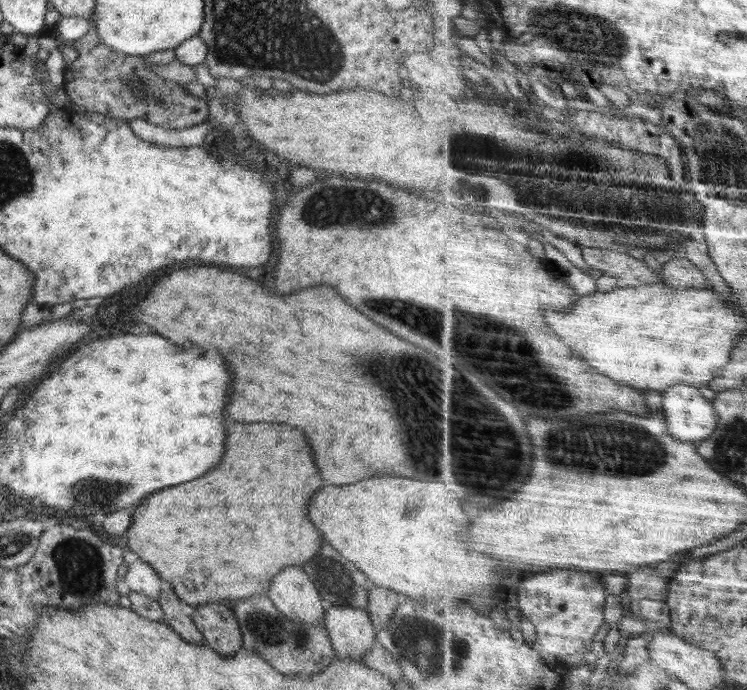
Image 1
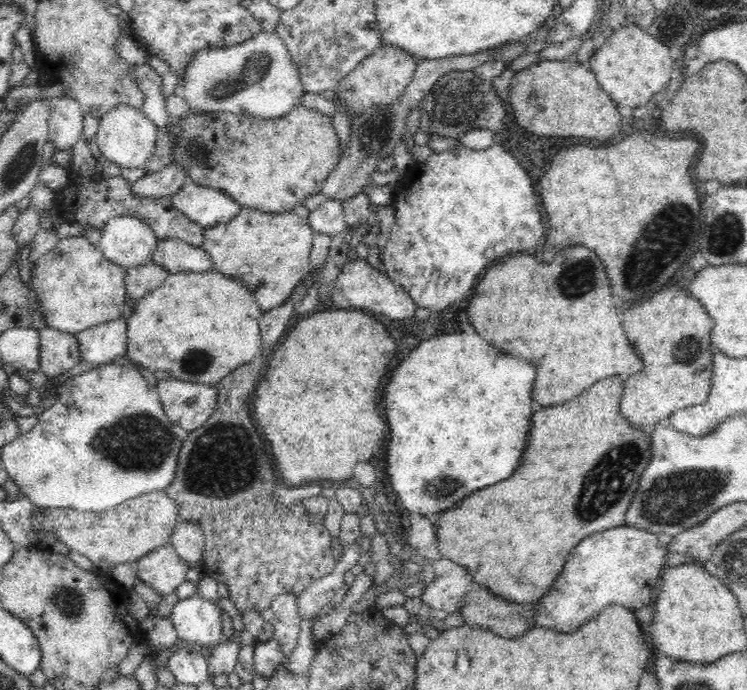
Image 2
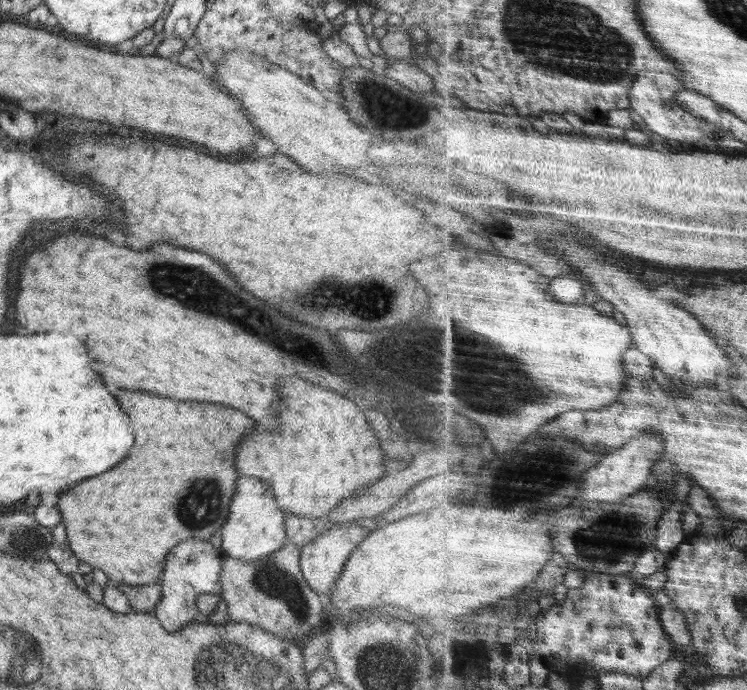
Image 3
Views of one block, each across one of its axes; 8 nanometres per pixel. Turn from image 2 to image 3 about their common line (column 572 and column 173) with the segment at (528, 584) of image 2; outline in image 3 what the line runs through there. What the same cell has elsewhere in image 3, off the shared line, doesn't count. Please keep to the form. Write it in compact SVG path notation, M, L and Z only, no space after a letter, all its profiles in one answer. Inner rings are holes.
M120 390L114 396L122 410L130 416L136 438L128 458L124 458L120 466L114 466L114 470L108 470L108 474L92 476L72 490L60 493L56 506L62 515L67 546L82 562L100 568L114 583L160 583L166 554L171 553L178 542L188 538L202 538L206 542L227 521L229 504L236 490L236 479L240 476L234 468L234 450L242 436L256 428L256 422L230 406L222 406L220 412L220 406L212 406L210 402L170 400L138 390Z

